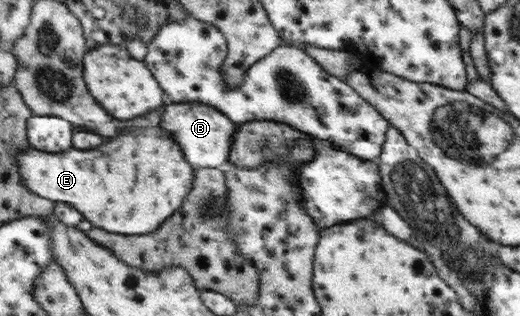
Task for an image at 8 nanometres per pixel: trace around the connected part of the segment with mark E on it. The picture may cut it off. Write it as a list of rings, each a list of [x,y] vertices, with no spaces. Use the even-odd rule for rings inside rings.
[[[131,127],[117,139],[111,139],[103,147],[93,151],[73,148],[73,151],[49,153],[30,147],[18,155],[18,162],[24,175],[24,182],[41,197],[52,199],[55,203],[71,203],[81,213],[85,213],[85,217],[95,225],[105,227],[112,233],[129,236],[141,236],[160,230],[185,206],[189,194],[196,185],[197,168],[189,163],[183,147],[173,139],[169,131],[163,129],[163,137],[161,137],[159,127],[149,127],[149,129]]]

